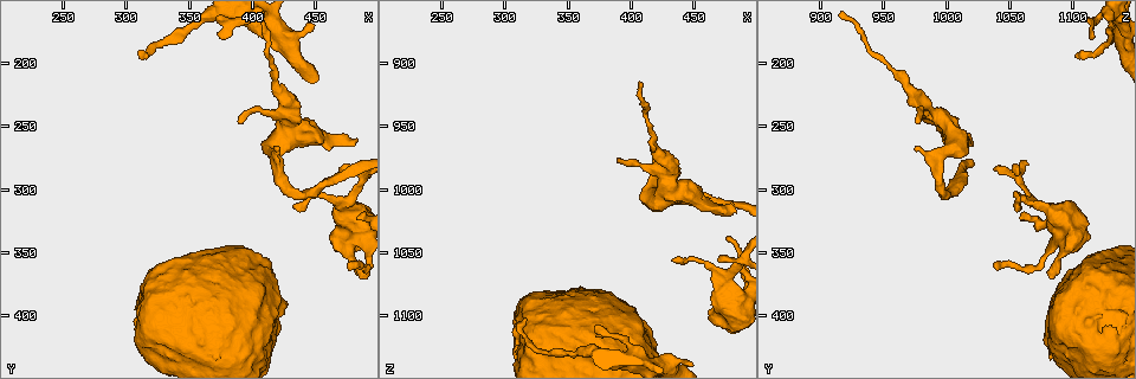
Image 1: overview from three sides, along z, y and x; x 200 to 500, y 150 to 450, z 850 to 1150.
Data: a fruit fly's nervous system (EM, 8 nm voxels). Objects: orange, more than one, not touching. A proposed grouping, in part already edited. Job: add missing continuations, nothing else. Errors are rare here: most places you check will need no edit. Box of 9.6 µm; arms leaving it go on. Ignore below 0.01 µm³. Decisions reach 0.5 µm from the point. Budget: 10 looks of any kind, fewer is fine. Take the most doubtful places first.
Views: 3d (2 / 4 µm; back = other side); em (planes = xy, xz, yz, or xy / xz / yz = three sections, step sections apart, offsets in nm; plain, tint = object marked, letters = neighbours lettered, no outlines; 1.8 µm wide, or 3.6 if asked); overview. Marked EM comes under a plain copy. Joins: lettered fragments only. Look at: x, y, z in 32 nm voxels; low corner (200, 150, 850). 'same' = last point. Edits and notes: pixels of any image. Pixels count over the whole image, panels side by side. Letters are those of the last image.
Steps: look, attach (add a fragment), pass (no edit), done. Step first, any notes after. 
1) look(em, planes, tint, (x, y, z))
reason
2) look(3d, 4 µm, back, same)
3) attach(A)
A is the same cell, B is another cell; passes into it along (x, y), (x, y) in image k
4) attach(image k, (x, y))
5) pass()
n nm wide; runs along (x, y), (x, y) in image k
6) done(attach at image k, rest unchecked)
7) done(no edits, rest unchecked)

look(em, 3.6 µm, planes, letters, (318, 418, 1106))
sudden change in width

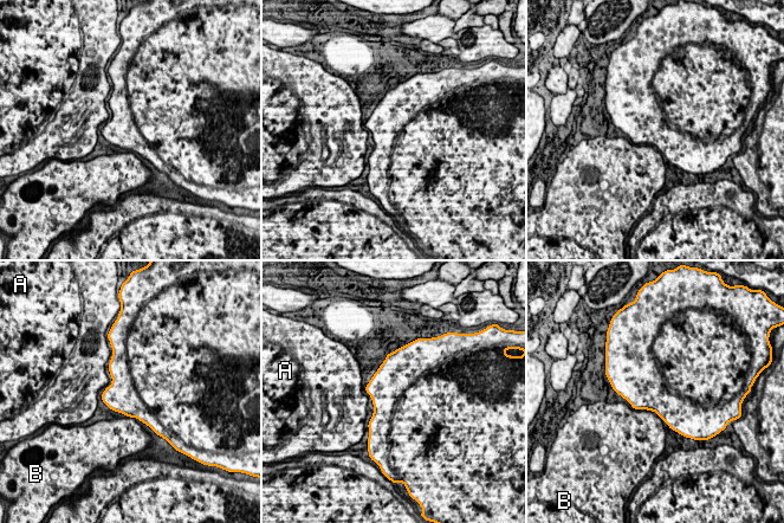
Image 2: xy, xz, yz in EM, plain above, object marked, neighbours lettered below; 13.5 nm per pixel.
pass()
A and B are other cells; border along (634, 408), (647, 408), (653, 412) in image 2; none of them fits

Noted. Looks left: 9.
look(em, xz, step 16, tint, (484, 262, 1018))
branch stops here

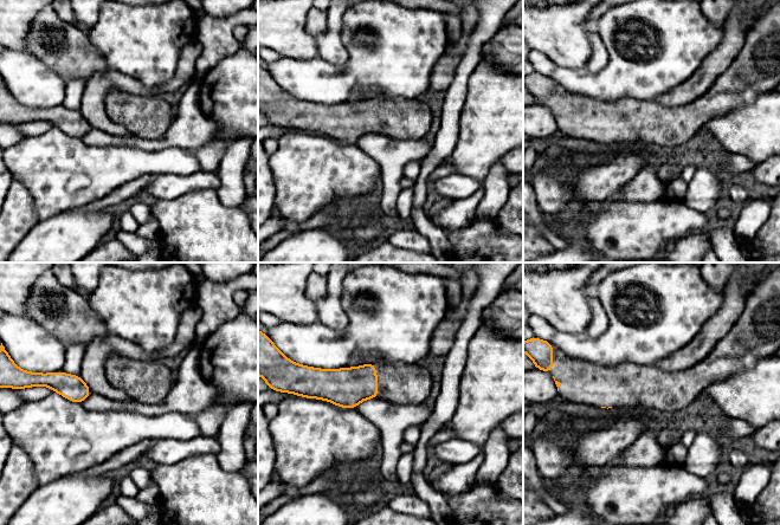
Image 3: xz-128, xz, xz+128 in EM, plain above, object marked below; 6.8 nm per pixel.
look(em, planes, tint, same)

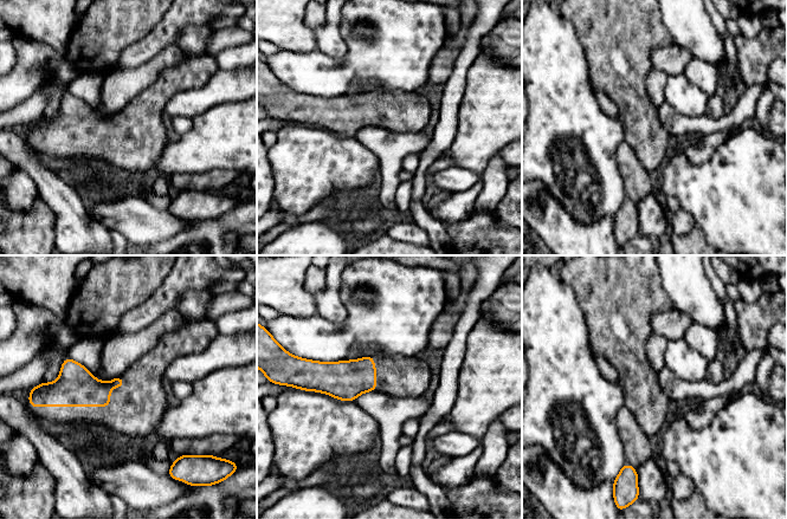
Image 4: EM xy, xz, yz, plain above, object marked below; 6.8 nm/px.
look(em, planes, letters, same)
what lies round it

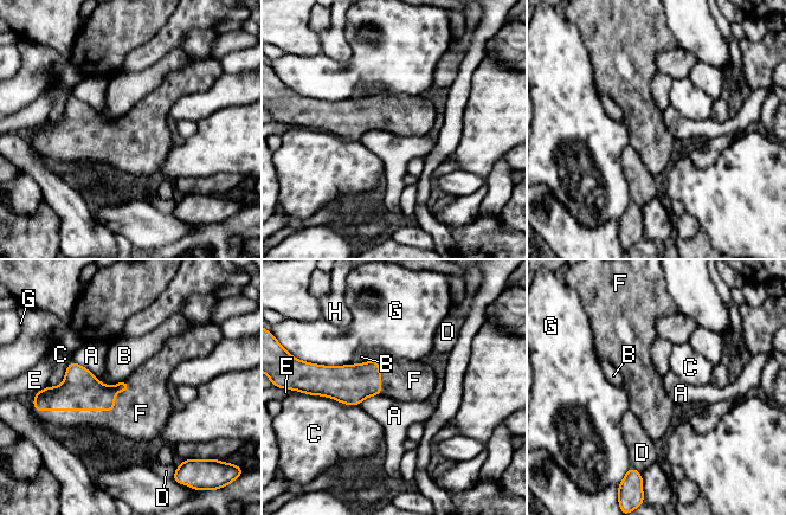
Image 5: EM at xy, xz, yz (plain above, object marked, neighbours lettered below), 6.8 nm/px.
attach(F)
F is the same cell, A, B, C, D, E, G and H are other cells; passes into it along (81, 391), (97, 410), (133, 418) in image 5; it goes on there

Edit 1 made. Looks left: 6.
look(overview)
redraw

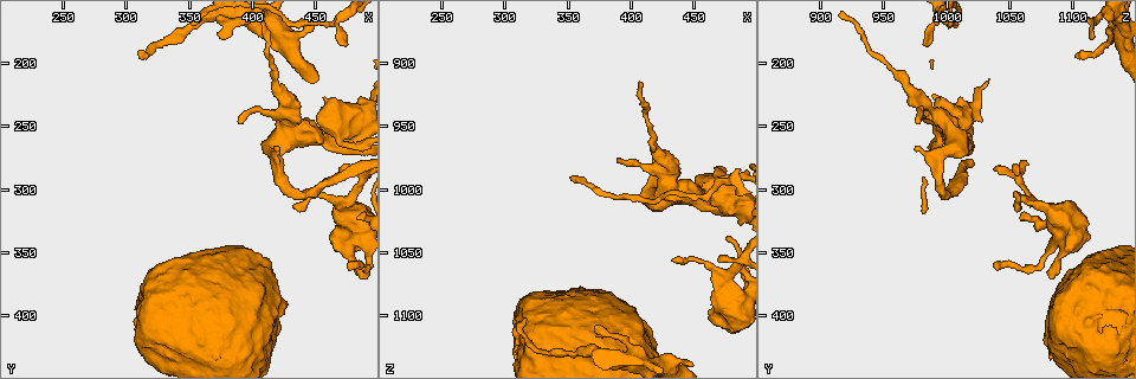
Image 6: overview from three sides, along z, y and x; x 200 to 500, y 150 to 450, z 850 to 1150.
look(3d, 4 µm, (318, 194, 1102))
thin end

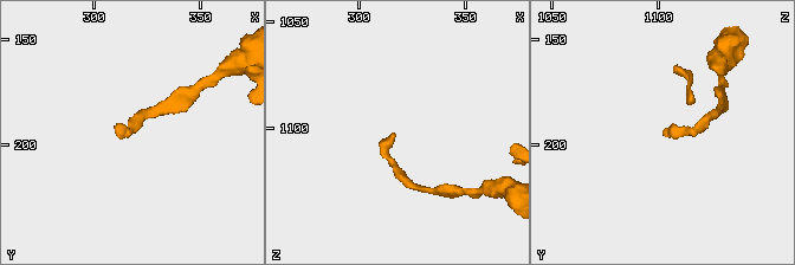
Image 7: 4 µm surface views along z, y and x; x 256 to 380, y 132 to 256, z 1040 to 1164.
look(em, xy, step 4, letters, (318, 193, 1103))
shape alone is not enough

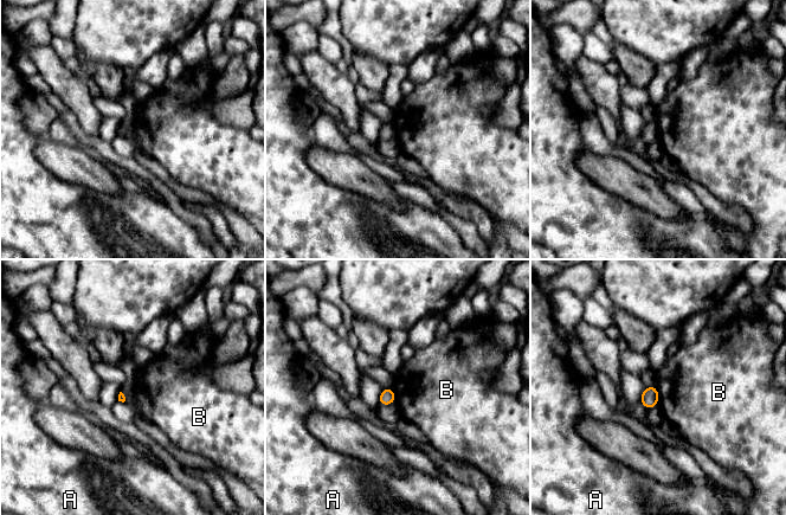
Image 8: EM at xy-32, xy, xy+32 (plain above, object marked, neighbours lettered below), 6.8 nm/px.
pass()
A and B are other cells; border along (655, 386), (658, 404) in image 8; no lettered fragment goes on from it

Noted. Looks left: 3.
look(3d, 4 µm, (416, 210, 964))
sudden change in width

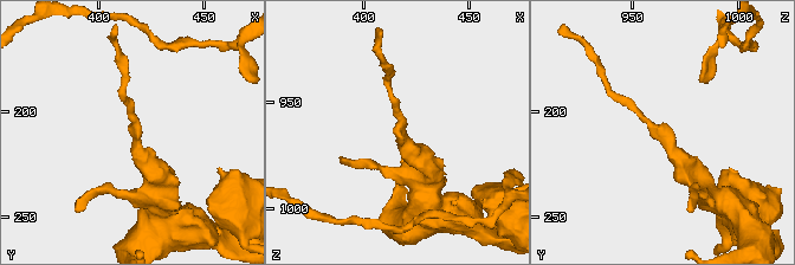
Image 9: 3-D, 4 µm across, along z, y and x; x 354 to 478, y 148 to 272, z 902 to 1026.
look(em, xz, step 16, tint, (417, 212, 964))
shape alone is not enough

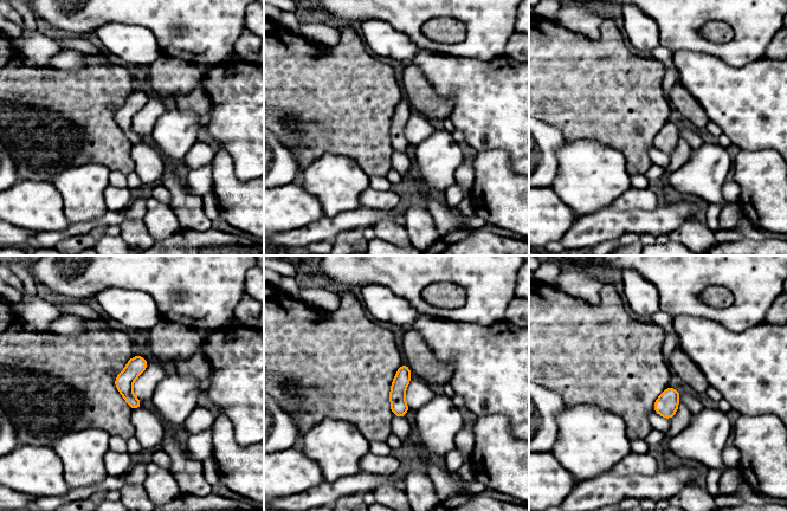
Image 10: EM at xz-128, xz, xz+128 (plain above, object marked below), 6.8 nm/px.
look(em, planes, letters, same)
another direction

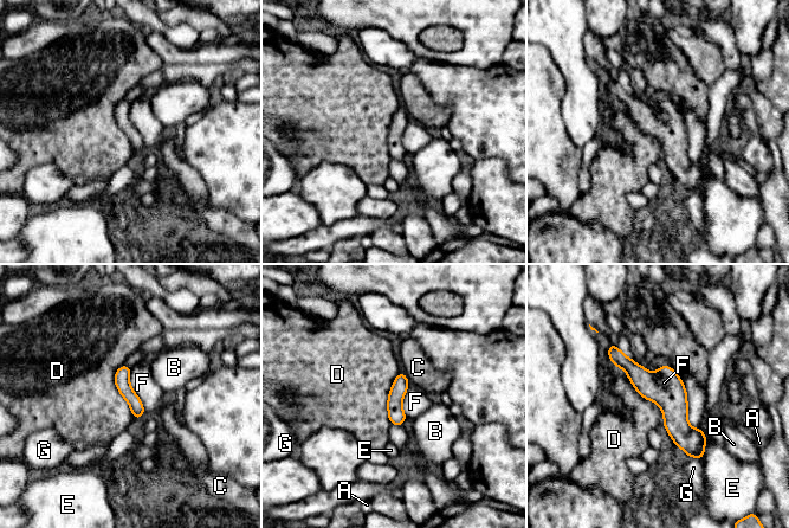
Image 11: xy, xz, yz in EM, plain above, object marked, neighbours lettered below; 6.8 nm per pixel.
pass()
110 nm wide; A, B, C, D, E, F and G are other cells; runs along (613, 347), (699, 455) in image 11; none of them fits

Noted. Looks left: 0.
done(attach at image 5, rest unchecked)

